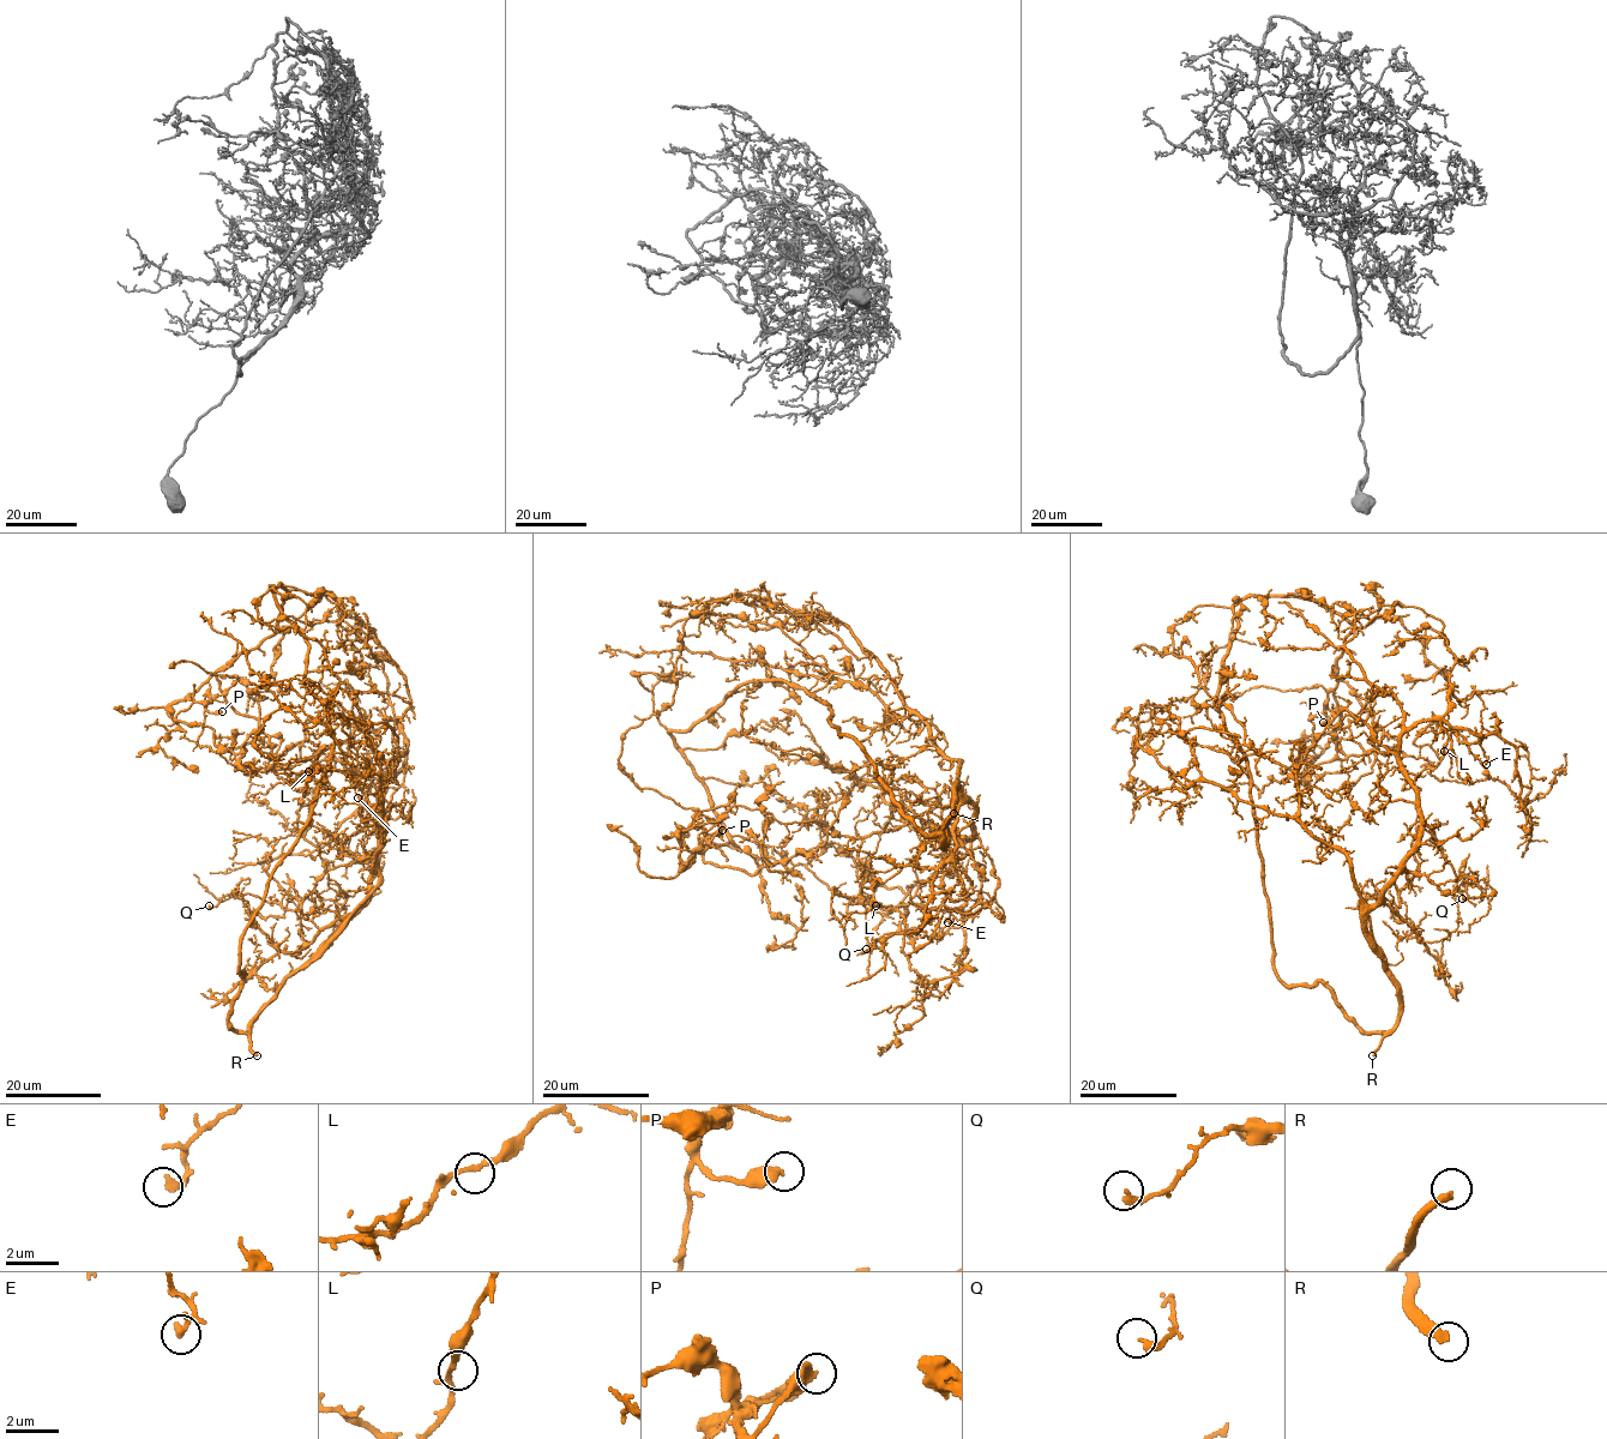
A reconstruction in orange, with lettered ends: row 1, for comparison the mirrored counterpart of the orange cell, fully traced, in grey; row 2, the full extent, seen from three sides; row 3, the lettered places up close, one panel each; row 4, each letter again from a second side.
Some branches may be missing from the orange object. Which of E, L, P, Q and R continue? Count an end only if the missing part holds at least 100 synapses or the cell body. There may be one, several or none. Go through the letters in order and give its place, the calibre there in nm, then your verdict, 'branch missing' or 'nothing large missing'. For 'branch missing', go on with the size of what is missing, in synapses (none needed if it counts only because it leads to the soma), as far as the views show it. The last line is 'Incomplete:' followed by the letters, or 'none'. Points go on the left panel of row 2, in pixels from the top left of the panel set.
E: (357, 798) | 260 nm | nothing large missing
L: (308, 771) | 170 nm | nothing large missing
P: (222, 711) | 480 nm | nothing large missing
Q: (209, 905) | 280 nm | nothing large missing
R: (257, 1055) | 320 nm | branch missing
Incomplete: R

